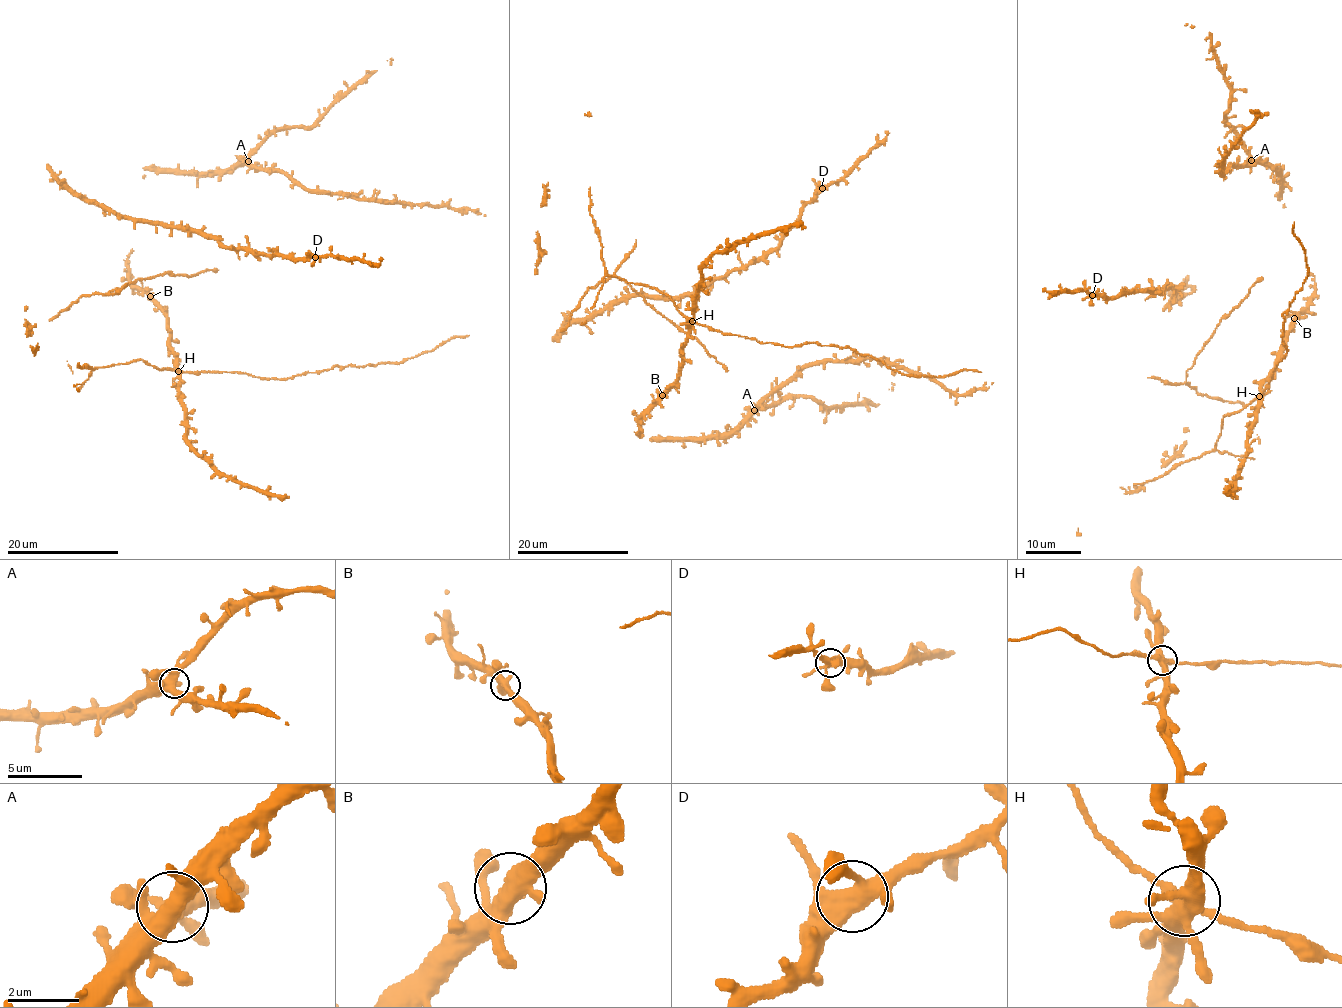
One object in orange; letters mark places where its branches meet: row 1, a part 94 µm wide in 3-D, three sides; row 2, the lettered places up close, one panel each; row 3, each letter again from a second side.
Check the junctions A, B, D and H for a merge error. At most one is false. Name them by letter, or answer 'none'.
none

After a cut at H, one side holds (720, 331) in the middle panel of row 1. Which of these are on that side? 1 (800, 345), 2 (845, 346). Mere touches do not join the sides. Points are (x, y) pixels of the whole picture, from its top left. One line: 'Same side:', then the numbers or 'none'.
Same side: 1, 2

